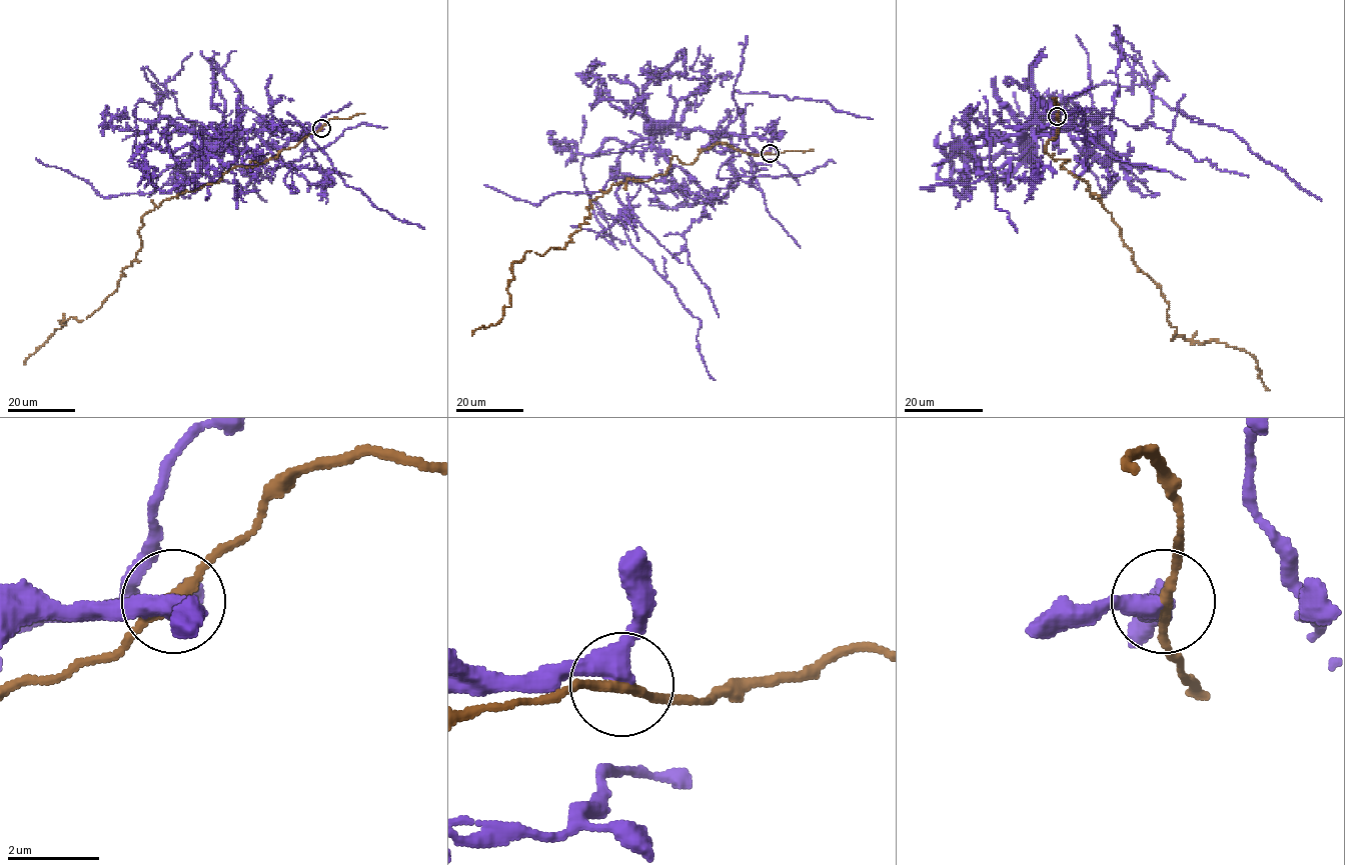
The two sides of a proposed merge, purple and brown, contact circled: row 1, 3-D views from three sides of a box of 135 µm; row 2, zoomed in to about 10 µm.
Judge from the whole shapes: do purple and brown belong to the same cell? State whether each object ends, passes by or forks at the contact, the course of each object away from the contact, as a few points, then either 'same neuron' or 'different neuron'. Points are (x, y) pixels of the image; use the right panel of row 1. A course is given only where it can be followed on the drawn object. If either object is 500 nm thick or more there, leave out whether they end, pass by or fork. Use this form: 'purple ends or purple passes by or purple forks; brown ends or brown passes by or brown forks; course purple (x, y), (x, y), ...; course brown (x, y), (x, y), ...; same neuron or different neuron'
purple passes by; brown passes by; course purple (1057, 115), (1026, 131), (1040, 101), (1054, 111), (1137, 72), (1320, 200); course brown (1057, 115), (1045, 151), (1070, 159), (1060, 167), (1089, 185), (1160, 289), (1171, 339), (1245, 350), (1270, 390); different neuron

